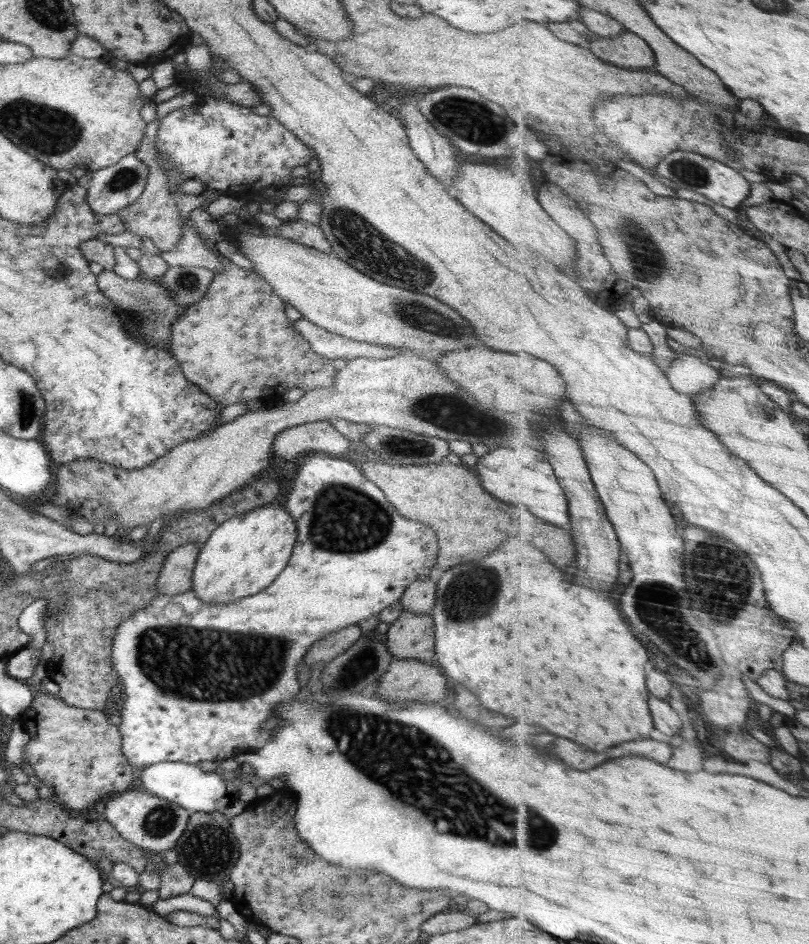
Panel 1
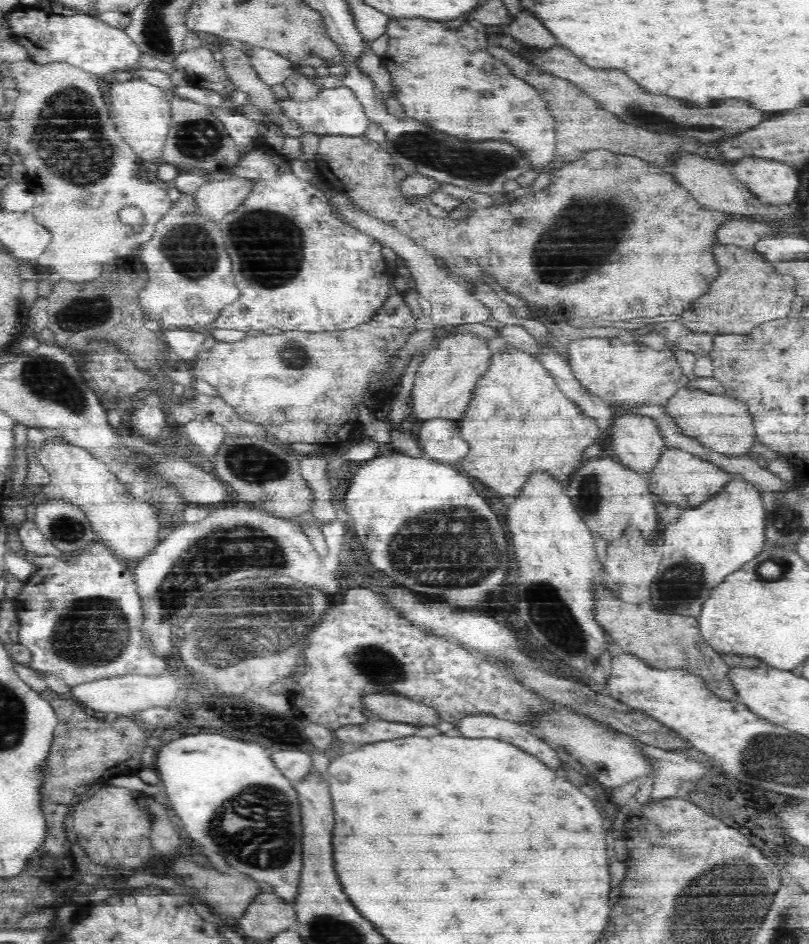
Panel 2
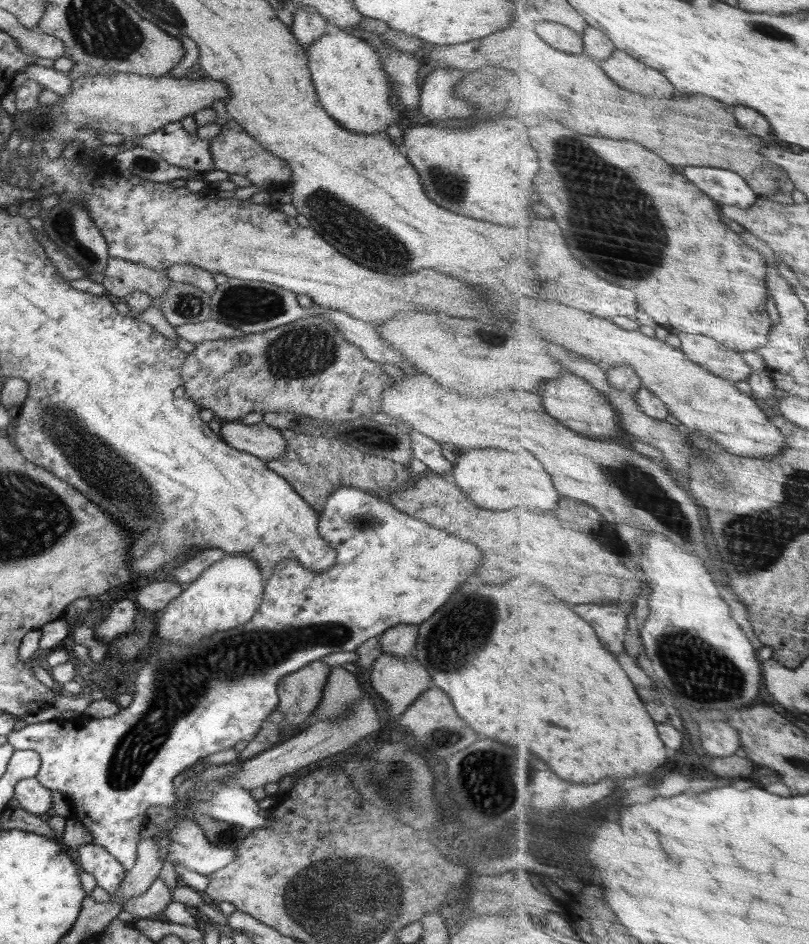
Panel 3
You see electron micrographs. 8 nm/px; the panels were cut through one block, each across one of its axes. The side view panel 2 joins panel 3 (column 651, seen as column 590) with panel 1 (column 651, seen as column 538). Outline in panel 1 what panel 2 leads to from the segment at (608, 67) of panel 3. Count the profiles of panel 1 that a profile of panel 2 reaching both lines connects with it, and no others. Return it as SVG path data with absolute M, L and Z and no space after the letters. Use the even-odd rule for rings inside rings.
M627 31L620 36L599 36L589 48L602 60L628 69L657 69L657 53L638 33Z

